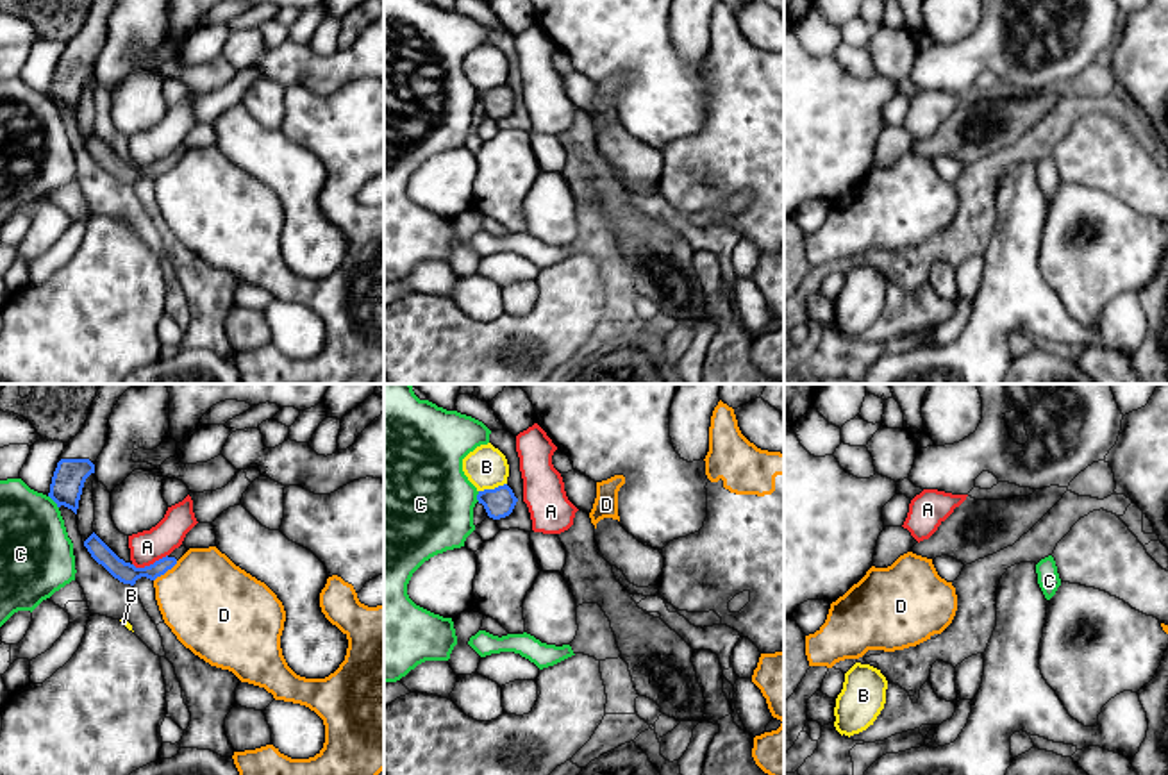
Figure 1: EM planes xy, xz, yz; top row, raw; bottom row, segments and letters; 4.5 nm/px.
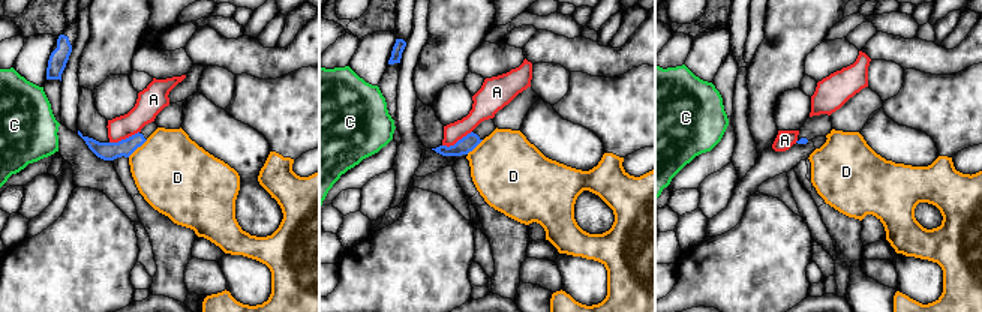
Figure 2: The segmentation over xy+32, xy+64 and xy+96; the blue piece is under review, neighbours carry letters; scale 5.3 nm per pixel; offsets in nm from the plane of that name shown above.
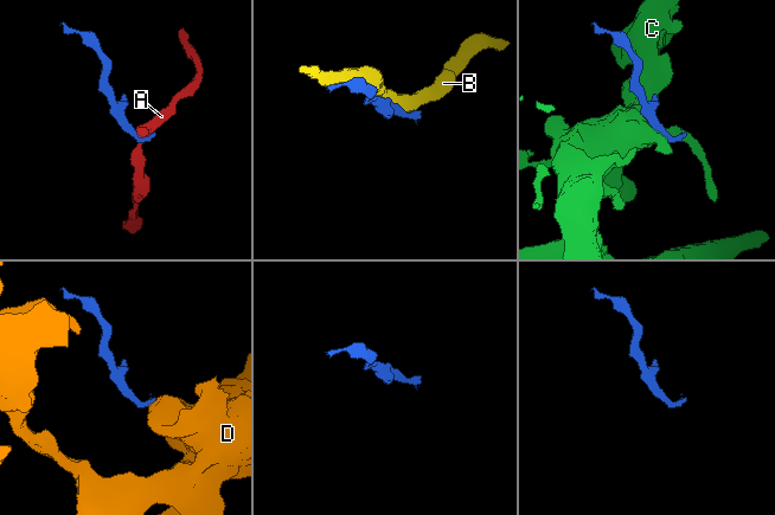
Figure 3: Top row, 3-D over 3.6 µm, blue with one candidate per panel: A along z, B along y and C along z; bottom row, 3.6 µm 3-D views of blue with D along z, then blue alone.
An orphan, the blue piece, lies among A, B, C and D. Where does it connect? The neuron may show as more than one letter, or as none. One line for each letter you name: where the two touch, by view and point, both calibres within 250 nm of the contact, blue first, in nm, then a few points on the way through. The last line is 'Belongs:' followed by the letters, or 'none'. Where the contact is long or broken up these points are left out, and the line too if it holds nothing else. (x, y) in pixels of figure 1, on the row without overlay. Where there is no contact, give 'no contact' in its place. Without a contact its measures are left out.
Belongs: none

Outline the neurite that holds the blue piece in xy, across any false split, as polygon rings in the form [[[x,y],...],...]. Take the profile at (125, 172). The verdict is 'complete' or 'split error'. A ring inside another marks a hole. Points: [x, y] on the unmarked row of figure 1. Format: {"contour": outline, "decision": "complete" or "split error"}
{"contour": [[[95,132],[84,141],[84,146],[91,154],[91,157],[98,164],[102,164],[114,179],[130,186],[134,186],[141,177],[155,180],[157,177],[171,170],[177,161],[188,152],[188,148],[180,145],[170,155],[155,161],[154,164],[136,168],[134,164],[120,159]]], "decision": "split error"}

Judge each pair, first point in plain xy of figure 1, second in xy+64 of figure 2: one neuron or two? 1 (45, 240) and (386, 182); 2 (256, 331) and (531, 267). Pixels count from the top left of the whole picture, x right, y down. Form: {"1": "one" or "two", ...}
{"1": "one", "2": "one"}

